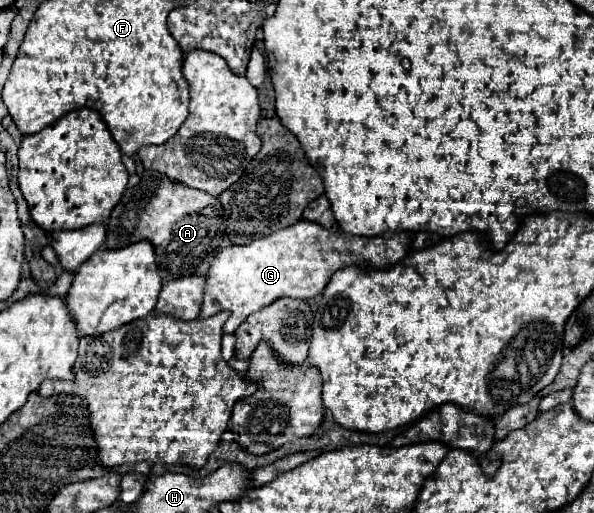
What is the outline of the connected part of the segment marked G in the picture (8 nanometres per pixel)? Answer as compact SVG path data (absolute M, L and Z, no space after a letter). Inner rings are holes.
M298 220L292 226L280 228L278 232L258 238L244 246L224 248L212 262L206 278L206 294L200 316L214 316L218 310L230 310L230 320L224 324L224 334L234 332L252 312L268 306L274 298L290 296L310 300L320 294L330 282L332 274L352 264L390 266L402 262L410 250L408 232L390 232L382 236L354 236L346 232L330 232L328 228Z

